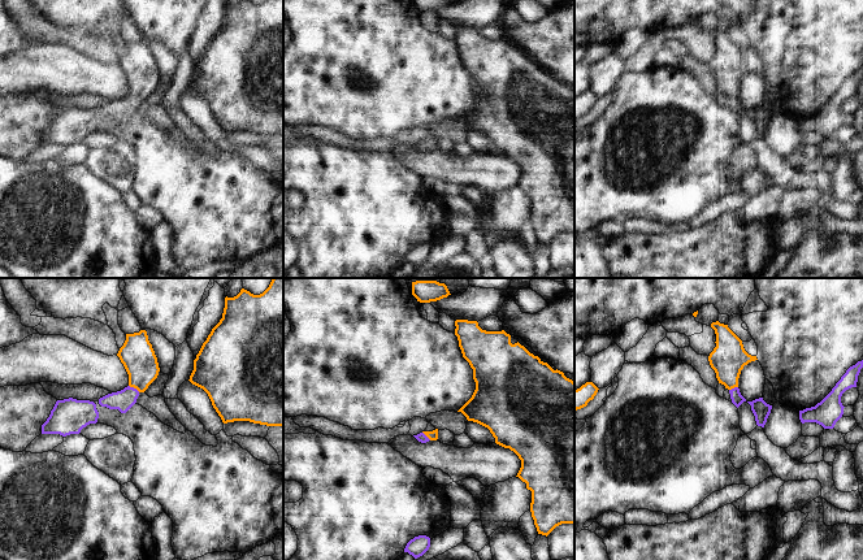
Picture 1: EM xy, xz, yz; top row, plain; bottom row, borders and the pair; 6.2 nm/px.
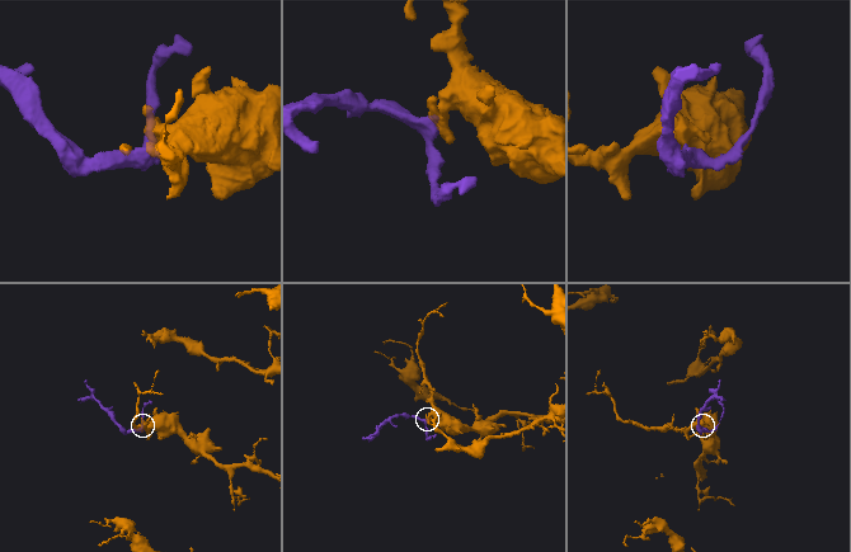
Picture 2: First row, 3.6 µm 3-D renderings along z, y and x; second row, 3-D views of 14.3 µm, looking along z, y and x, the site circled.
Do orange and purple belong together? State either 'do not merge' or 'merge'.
merge

